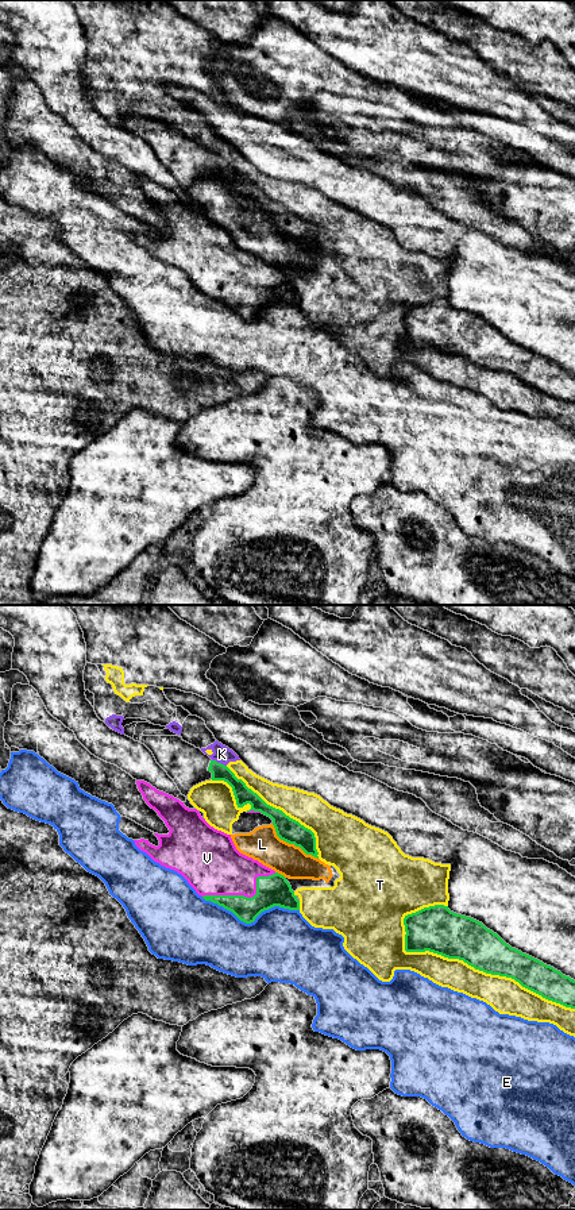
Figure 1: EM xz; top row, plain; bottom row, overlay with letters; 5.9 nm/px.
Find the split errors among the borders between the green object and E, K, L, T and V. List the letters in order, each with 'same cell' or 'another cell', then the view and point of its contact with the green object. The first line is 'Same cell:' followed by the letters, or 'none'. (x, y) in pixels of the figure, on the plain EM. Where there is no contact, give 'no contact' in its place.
Same cell: V
E: another cell; meets green in xz at (250, 318)
K: another cell; meets green in xz at (219, 158)
L: another cell; meets green in xz at (292, 238)
T: another cell; meets green in xz at (473, 361)
V: same cell; meets green in xz at (246, 292)

